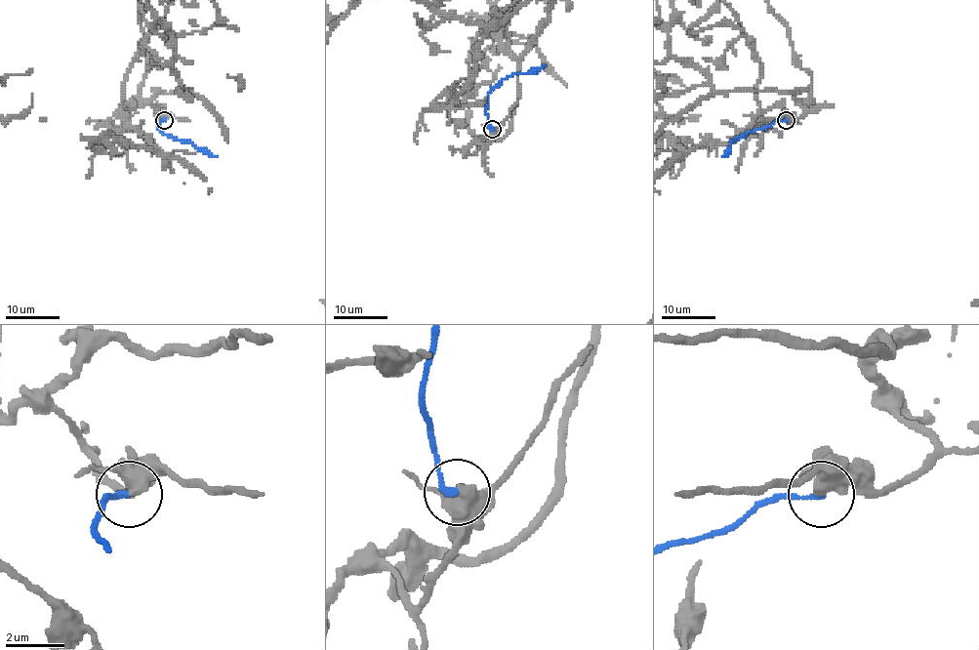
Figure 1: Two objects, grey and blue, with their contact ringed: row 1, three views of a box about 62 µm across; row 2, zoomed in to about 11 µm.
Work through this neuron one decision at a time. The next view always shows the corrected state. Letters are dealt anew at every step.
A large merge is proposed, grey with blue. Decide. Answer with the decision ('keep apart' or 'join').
join

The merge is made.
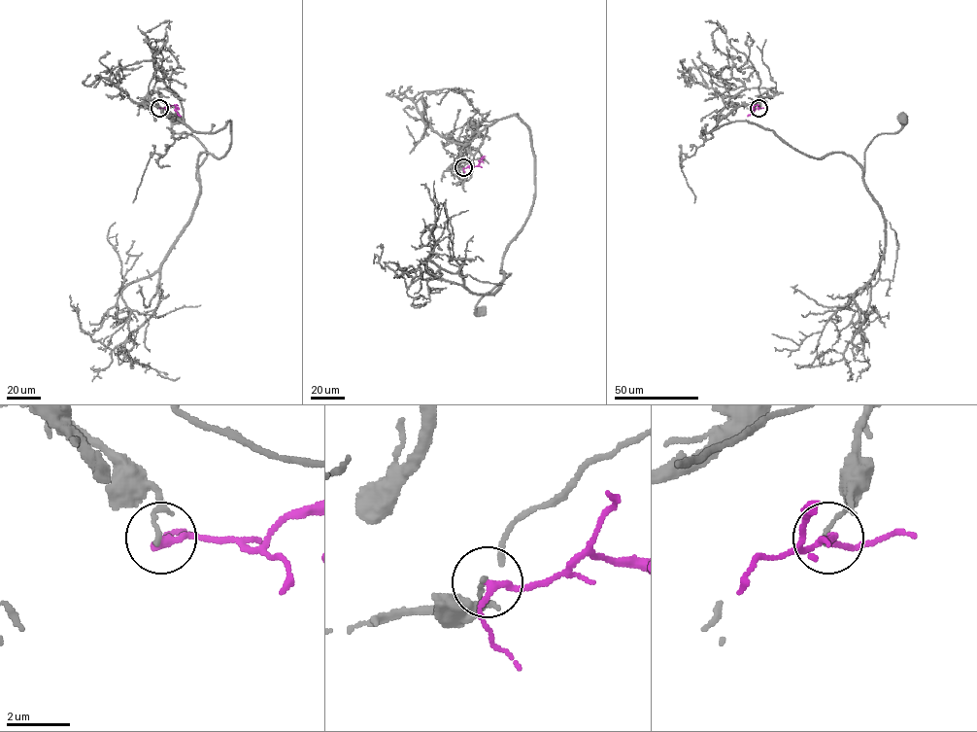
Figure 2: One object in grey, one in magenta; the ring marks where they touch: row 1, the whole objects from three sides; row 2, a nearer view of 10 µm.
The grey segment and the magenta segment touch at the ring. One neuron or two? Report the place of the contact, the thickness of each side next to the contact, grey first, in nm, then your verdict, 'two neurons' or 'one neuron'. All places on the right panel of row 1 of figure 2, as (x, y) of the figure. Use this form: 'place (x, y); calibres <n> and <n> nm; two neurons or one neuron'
place (758, 108); calibres 150 and 190 nm; two neurons

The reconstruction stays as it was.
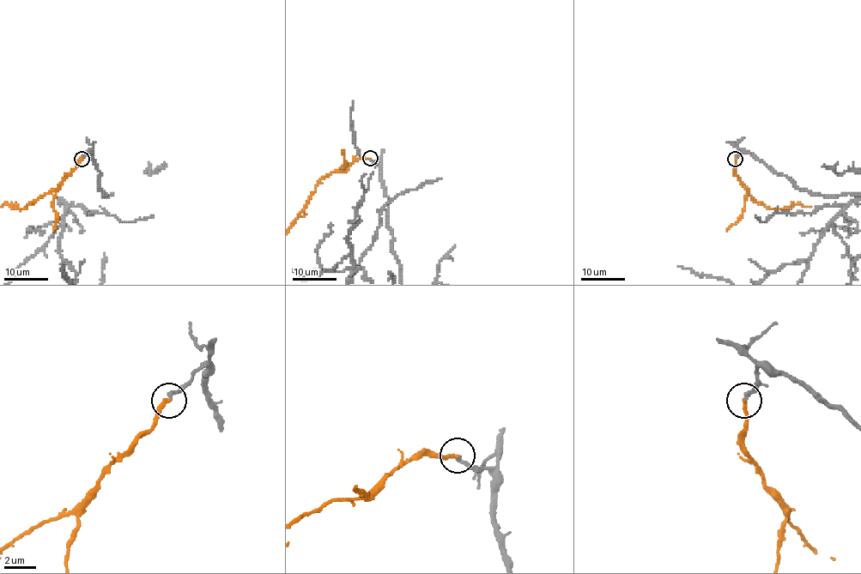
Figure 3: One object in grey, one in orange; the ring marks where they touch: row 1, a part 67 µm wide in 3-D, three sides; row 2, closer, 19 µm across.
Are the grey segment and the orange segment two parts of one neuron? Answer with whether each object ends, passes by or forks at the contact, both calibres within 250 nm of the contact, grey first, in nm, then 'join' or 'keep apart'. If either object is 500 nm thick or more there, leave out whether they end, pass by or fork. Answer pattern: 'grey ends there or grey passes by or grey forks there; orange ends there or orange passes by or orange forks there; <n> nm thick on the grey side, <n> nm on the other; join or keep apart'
grey ends there; orange ends there; 240 nm thick on the grey side, 260 nm on the other; join

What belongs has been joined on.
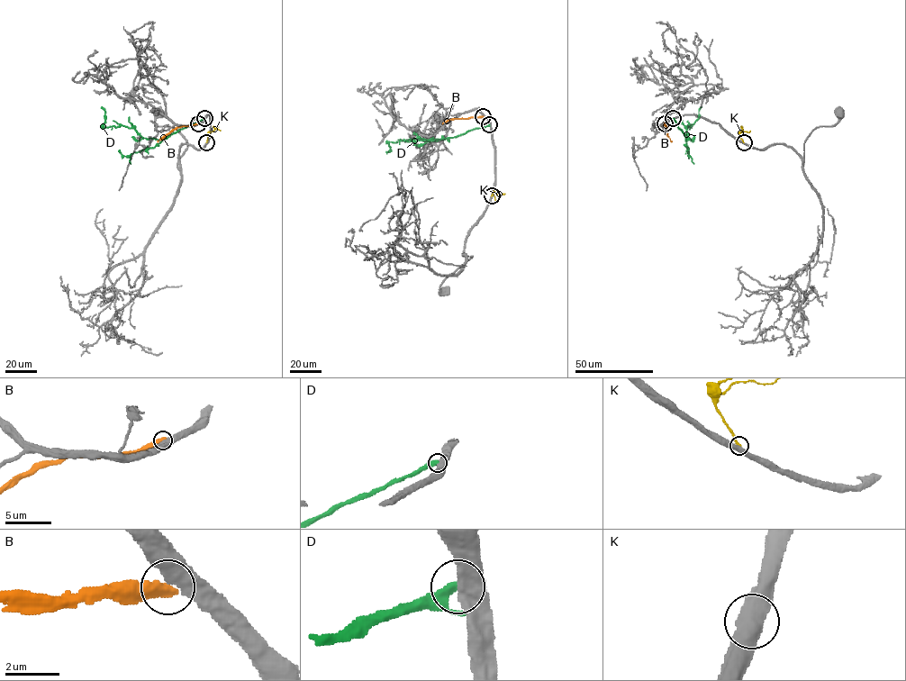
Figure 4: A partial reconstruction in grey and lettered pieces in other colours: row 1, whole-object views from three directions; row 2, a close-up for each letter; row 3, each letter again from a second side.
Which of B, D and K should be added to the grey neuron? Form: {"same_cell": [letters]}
{"same_cell": []}

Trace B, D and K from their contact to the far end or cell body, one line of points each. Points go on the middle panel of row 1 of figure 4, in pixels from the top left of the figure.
B: (483, 116), (454, 118), (442, 123)
D: (489, 124), (435, 140), (413, 138), (390, 142), (386, 154)
K: (492, 195), (493, 192), (505, 194)

